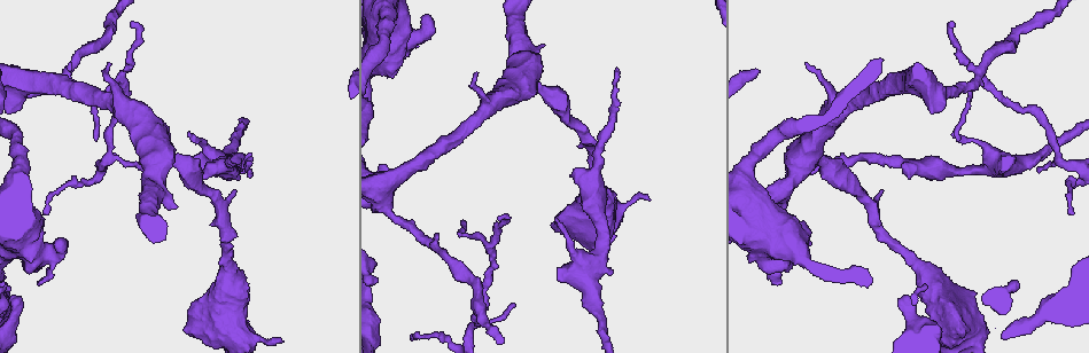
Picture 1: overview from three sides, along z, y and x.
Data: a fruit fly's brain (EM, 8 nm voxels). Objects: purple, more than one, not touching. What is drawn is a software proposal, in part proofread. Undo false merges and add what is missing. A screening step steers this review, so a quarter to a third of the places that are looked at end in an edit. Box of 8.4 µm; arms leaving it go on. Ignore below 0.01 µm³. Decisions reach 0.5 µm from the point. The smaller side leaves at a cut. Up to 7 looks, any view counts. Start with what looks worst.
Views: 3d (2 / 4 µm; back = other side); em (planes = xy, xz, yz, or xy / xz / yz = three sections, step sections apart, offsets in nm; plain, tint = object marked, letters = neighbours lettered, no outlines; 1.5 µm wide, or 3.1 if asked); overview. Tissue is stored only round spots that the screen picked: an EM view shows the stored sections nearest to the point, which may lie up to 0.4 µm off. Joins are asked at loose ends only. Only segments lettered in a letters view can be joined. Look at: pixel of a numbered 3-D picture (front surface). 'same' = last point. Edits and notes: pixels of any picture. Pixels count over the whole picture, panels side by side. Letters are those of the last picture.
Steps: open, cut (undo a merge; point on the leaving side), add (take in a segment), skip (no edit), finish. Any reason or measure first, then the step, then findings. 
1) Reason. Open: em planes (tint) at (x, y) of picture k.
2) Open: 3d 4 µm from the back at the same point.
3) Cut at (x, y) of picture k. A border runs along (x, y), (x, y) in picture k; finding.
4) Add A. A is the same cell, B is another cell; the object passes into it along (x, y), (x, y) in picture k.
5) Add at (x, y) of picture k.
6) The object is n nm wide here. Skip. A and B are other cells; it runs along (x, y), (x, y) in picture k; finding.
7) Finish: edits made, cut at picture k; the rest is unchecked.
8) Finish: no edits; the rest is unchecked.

An open end. Open: 3d 4 µm at (804, 62) of picture 1.

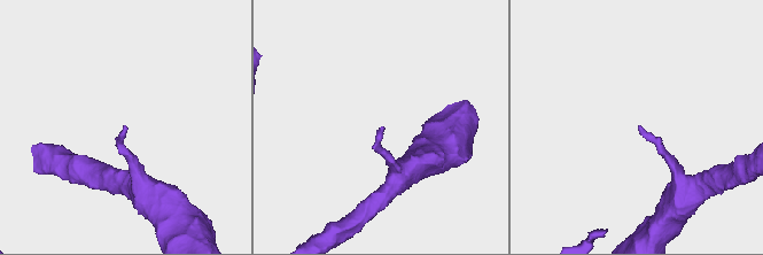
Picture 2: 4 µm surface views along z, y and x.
Shape alone is not enough. Open: em planes (letters) at (639, 127) of picture 2.

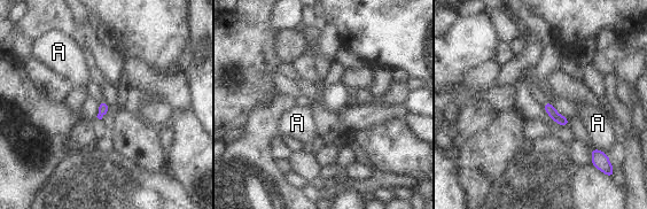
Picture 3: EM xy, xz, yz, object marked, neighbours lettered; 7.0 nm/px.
Skip. A is another cell; a border runs along (597, 147), (606, 153) in picture 3; no lettered segment goes on from it.

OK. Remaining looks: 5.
Open: em xz step 4 (letters) at (188, 132) of picture 1.

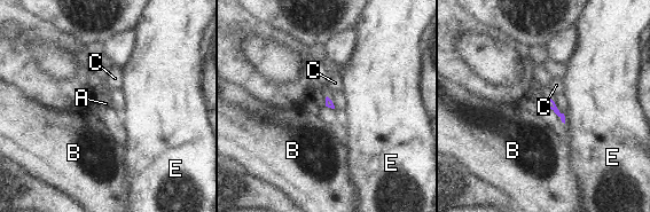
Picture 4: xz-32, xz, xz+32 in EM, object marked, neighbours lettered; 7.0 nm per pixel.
Cut it another way. Open: em planes (letters) at the same point.

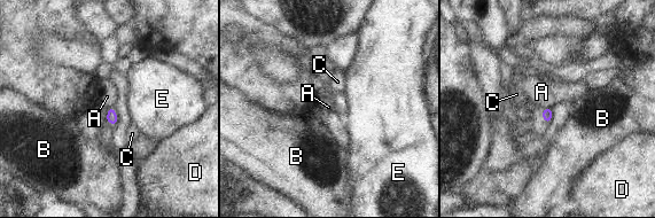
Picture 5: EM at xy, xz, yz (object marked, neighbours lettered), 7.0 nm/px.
Skip. A, B, C, D and E are other cells; a border runs along (551, 107), (540, 110) in picture 5; no lettered segment goes on from it.

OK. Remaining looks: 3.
Thick turns thin. Open: em planes (letters) at (401, 219) of picture 1.

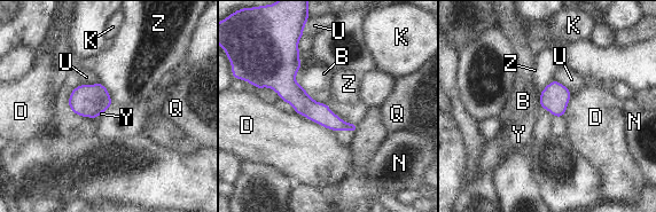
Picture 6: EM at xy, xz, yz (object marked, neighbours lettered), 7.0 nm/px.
Skip. B, D, K, N, Q, U, Y and Z are other cells; all the same cell.

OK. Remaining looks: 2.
Finish: no edits; the rest is unchecked.

